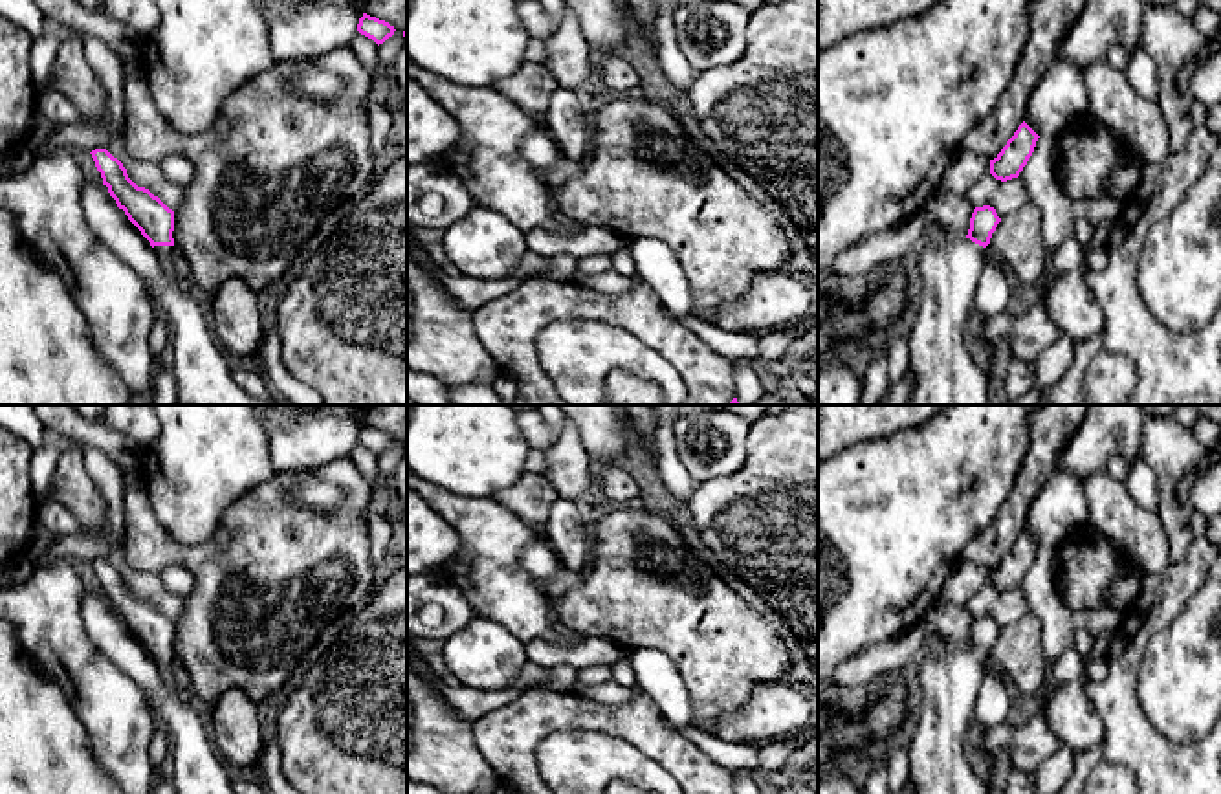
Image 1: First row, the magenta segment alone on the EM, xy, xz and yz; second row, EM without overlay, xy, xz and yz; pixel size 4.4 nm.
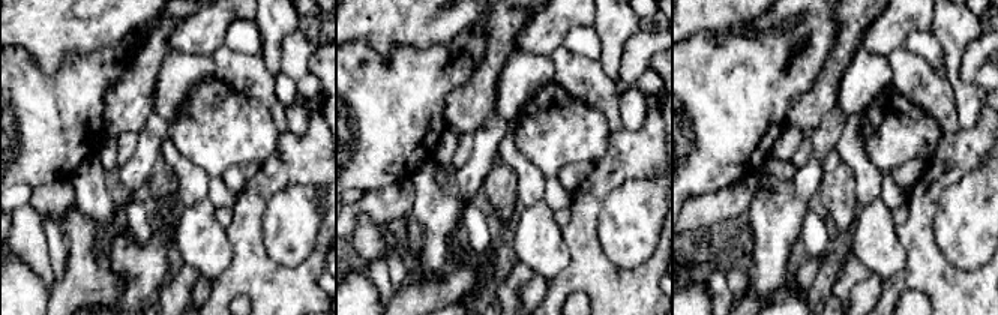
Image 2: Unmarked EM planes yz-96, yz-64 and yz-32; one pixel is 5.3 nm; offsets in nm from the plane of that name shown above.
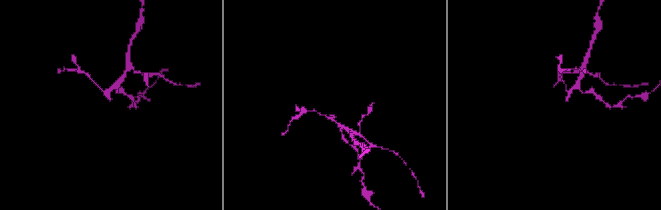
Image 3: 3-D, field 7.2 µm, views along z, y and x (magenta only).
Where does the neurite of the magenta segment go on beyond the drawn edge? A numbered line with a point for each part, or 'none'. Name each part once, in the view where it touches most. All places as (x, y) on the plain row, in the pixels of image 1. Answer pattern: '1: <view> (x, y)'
1: xy (164, 664)

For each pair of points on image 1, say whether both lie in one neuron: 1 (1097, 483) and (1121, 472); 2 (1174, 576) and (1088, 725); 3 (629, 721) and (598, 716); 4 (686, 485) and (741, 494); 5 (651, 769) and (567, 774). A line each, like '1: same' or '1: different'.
1: different
2: different
3: same
4: different
5: same

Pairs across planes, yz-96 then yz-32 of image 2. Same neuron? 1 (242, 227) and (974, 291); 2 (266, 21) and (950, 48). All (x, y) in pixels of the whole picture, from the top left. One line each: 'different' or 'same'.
1: same
2: same

